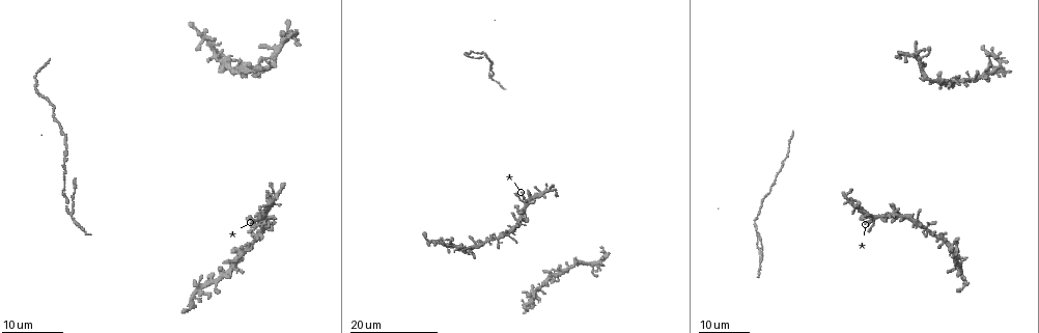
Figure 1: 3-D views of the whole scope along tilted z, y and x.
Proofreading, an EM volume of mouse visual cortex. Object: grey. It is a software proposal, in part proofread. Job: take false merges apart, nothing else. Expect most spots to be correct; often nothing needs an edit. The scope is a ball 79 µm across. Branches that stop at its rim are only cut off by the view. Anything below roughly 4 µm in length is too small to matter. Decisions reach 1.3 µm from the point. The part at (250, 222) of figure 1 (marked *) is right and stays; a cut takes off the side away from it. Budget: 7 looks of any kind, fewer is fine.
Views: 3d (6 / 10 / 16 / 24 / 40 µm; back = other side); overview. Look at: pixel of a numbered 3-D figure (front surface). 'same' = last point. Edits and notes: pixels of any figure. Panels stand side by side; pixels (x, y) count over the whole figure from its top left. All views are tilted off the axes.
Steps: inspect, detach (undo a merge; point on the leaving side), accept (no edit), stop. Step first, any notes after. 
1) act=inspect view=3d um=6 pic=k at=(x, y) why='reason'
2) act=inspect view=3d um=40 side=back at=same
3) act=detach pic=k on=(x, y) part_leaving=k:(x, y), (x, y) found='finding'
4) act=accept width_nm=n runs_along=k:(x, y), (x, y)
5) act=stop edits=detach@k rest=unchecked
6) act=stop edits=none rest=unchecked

act=inspect view=3d um=16 pic=1 at=(575, 265) why='four or more arms meet'

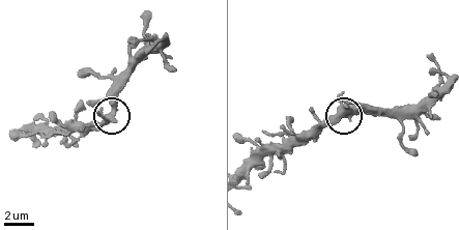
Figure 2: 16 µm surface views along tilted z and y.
act=inspect view=3d um=10 pic=2 at=(336, 114) why='closer look'

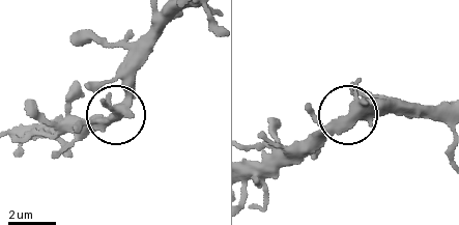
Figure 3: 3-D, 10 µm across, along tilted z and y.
act=accept width_nm=400 found='one neuron here'

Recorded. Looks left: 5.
act=inspect view=3d um=16 pic=1 at=(200, 34) why='three arms meet'

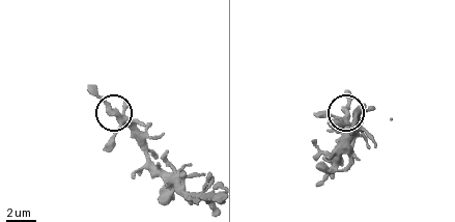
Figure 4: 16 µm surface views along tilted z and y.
act=inspect view=3d um=6 pic=4 at=(113, 111) why='closer look'

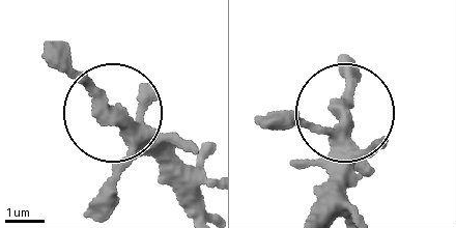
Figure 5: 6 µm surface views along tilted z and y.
act=accept width_nm=300 runs_along=5:(188, 206), (155, 145), (46, 43) found='continuous, no second neuron'

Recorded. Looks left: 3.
act=inspect view=3d um=16 pic=1 at=(64, 193) why='calibre changes'

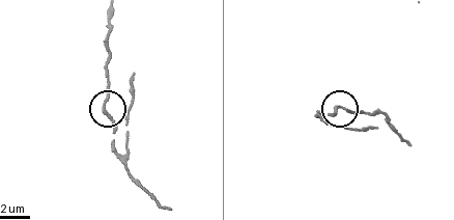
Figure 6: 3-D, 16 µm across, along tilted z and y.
act=inspect view=3d um=6 pic=6 at=(337, 106)

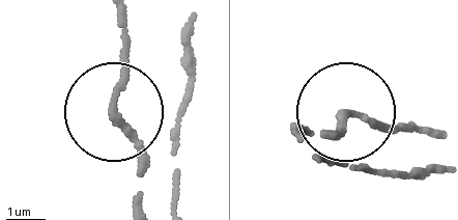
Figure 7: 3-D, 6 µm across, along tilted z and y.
act=accept width_nm=150 found='one neuron here'

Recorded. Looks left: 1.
act=stop edits=none rest=unchecked

